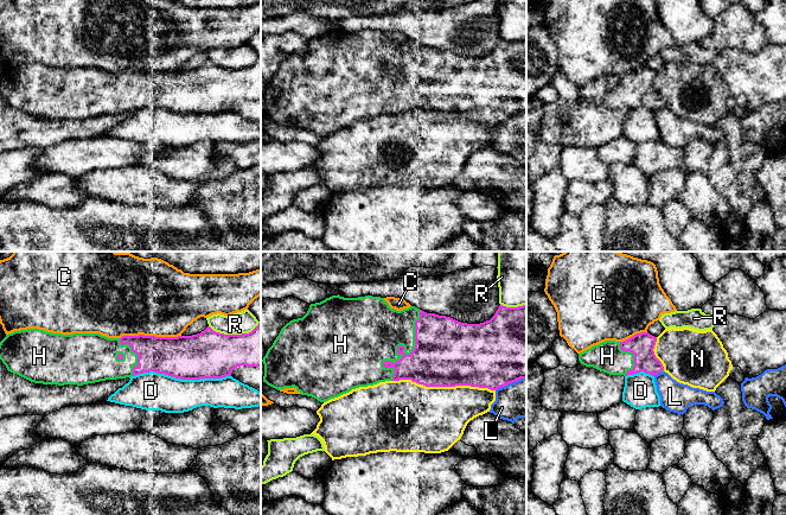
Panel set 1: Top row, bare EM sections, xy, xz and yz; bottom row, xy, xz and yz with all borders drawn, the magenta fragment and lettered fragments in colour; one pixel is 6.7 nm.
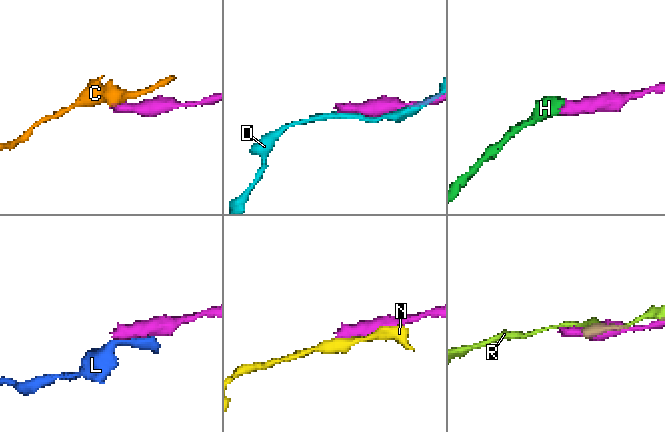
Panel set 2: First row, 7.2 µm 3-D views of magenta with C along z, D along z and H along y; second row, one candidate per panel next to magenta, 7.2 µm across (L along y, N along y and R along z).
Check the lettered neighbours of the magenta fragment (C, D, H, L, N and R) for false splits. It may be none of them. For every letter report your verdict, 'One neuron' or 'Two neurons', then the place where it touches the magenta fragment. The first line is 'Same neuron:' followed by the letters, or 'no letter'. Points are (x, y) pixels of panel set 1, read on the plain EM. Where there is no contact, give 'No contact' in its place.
Same neuron: H
C: Two neurons. Touches magenta at xy (149, 70)
D: Two neurons. Touches magenta at xy (181, 113)
H: One neuron. Touches magenta at xz (404, 88)
L: Two neurons. Touches magenta at xz (510, 116)
N: Two neurons. Touches magenta at xz (443, 120)
R: Two neurons. Touches magenta at xy (234, 69)

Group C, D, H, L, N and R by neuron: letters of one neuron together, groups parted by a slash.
C / D / H / L / N / R

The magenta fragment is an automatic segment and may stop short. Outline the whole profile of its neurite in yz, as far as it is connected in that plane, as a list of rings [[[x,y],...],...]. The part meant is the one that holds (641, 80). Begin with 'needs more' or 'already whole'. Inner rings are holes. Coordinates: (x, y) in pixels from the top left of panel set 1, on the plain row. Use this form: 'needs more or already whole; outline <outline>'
needs more; outline [[[648,66],[637,68],[624,75],[606,75],[579,88],[579,95],[609,109],[633,109],[640,106],[652,110],[664,101],[654,89],[657,71]]]

